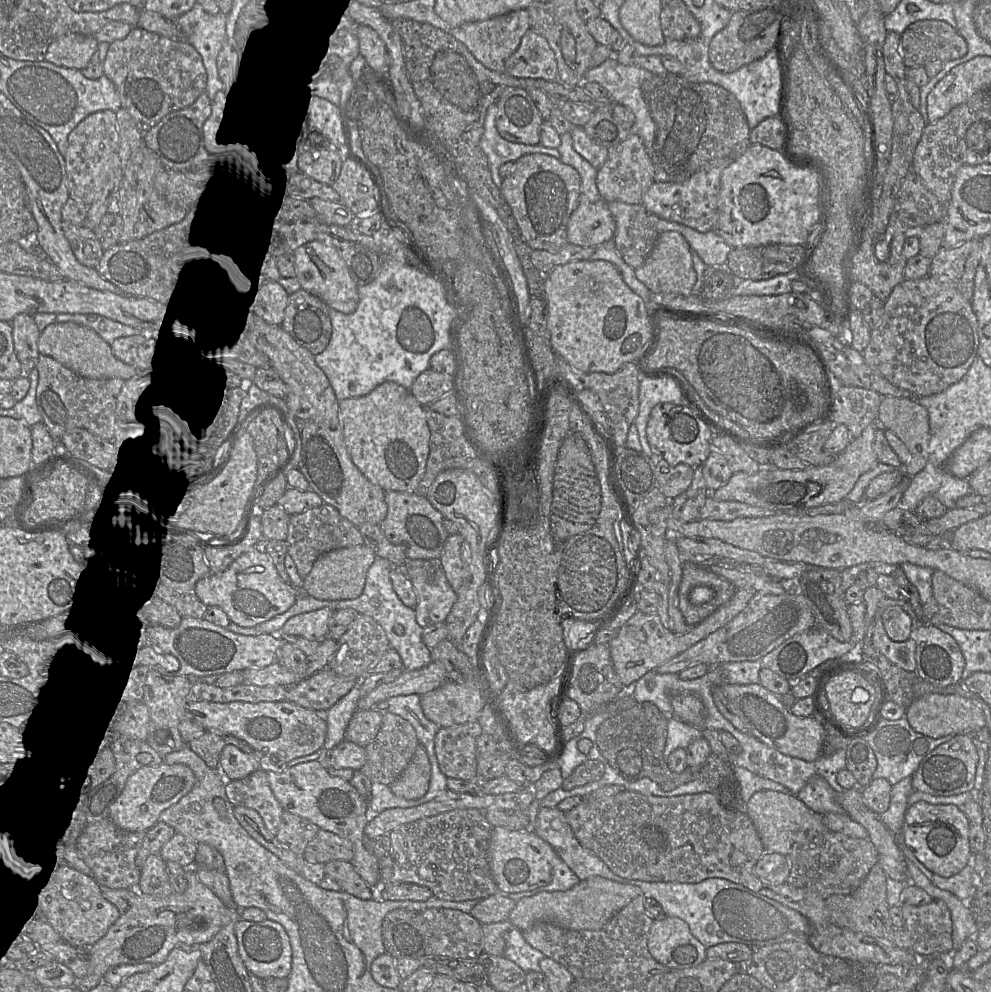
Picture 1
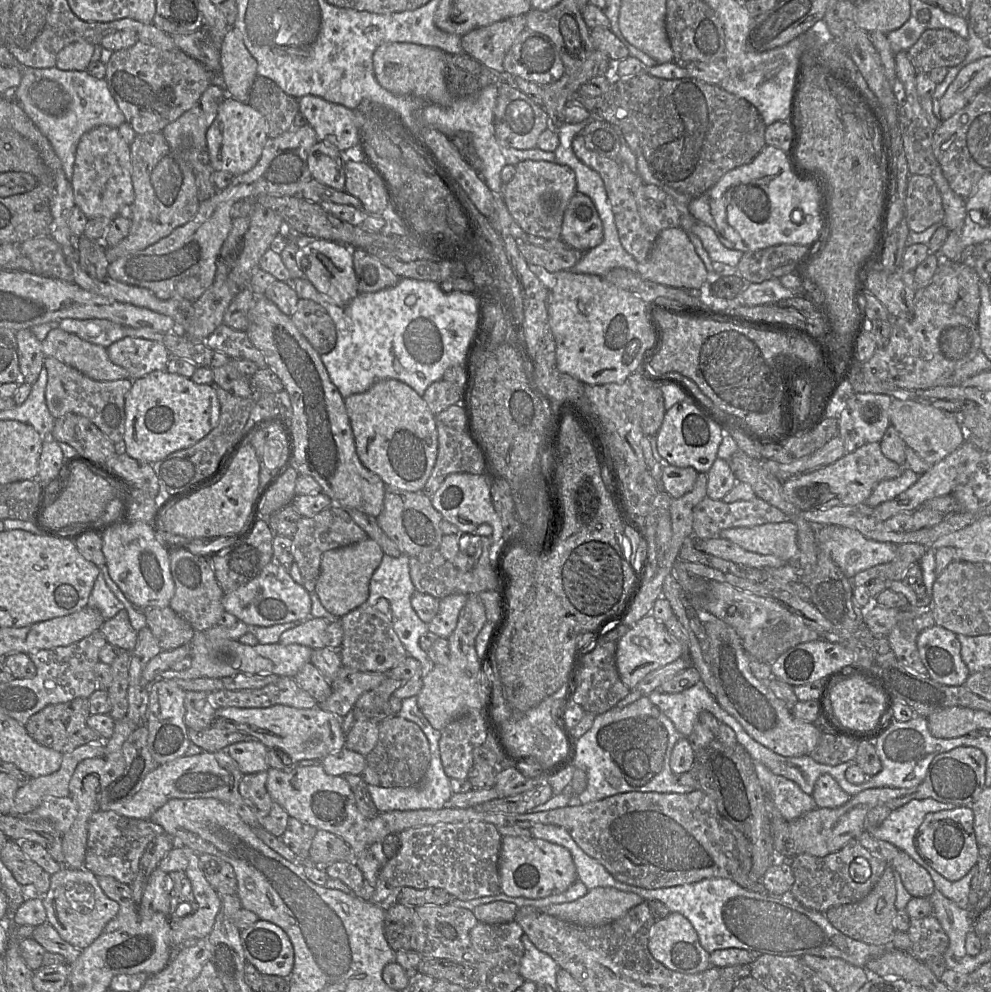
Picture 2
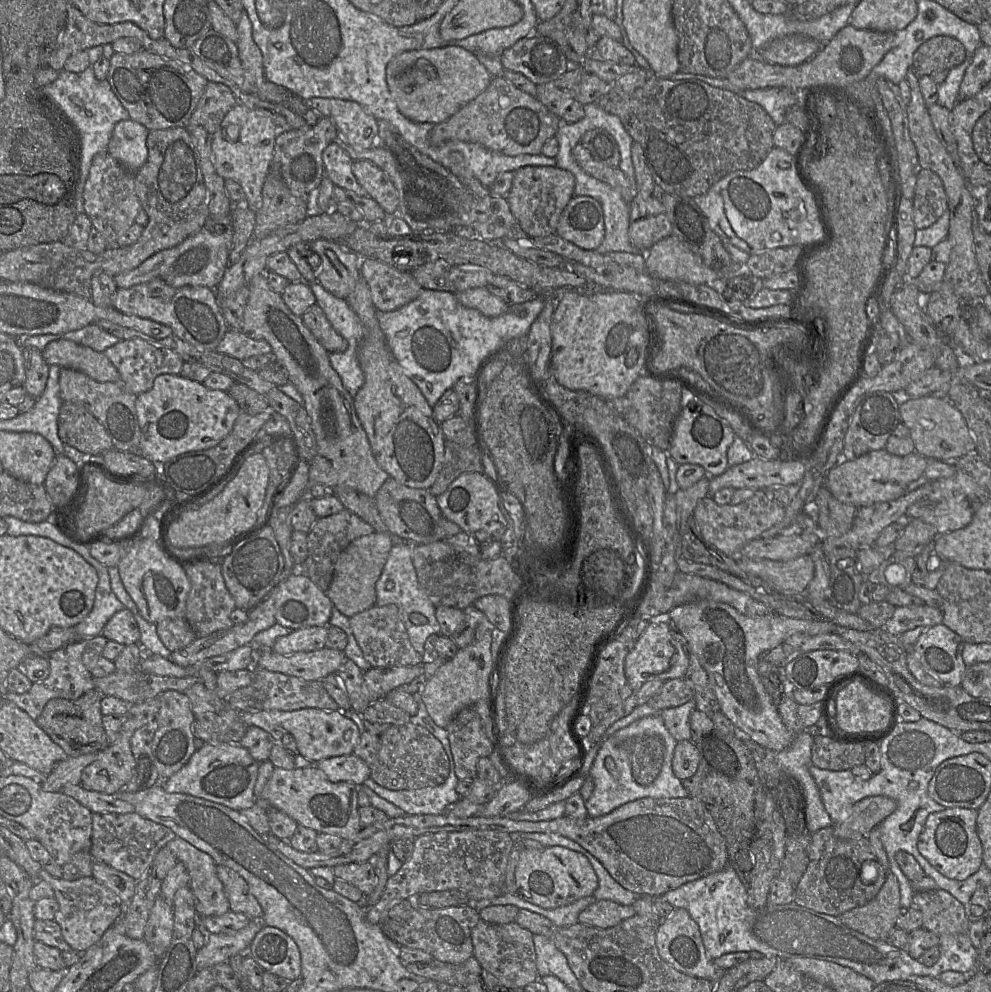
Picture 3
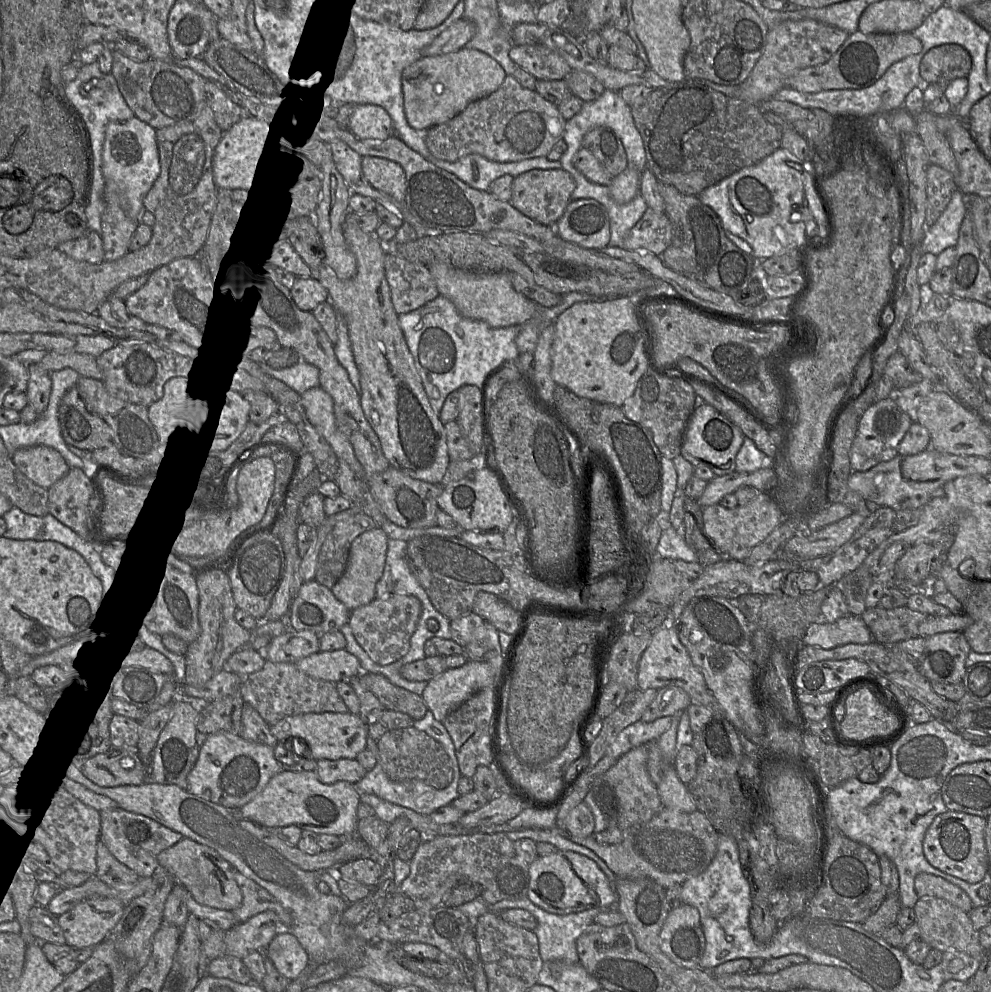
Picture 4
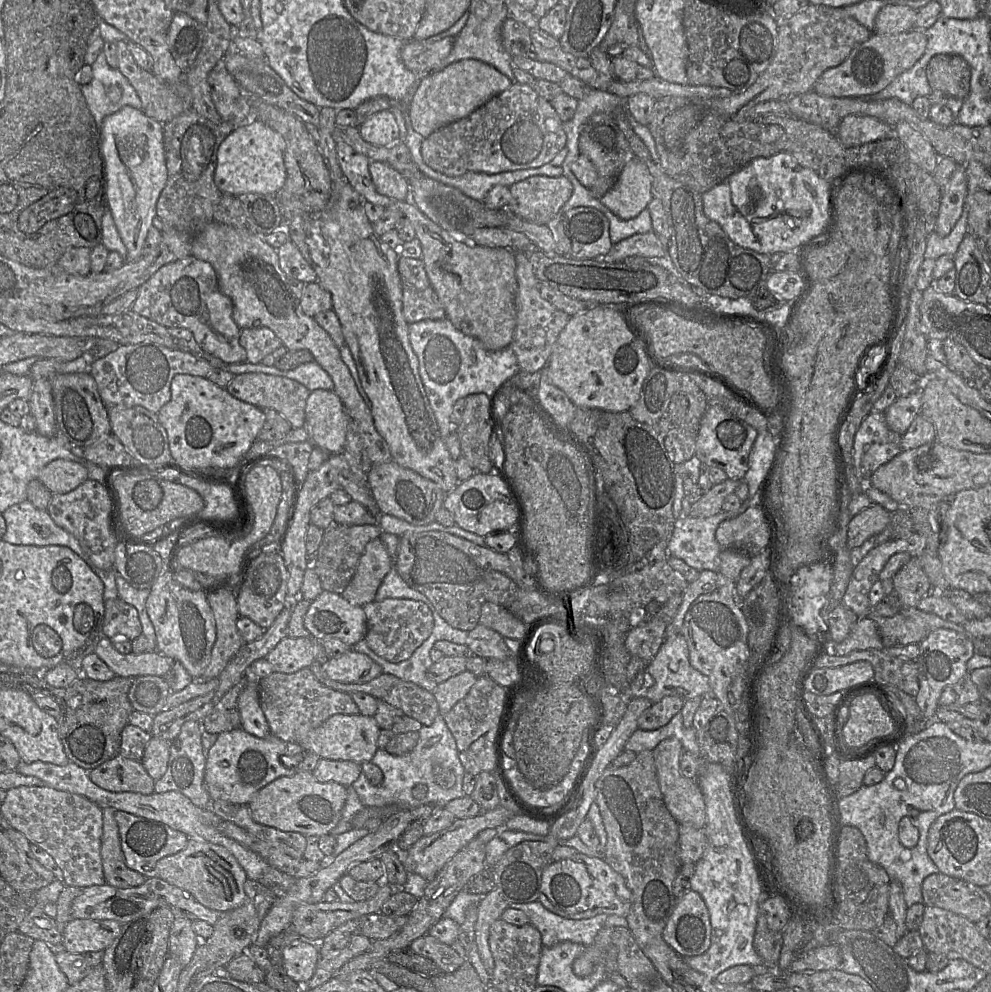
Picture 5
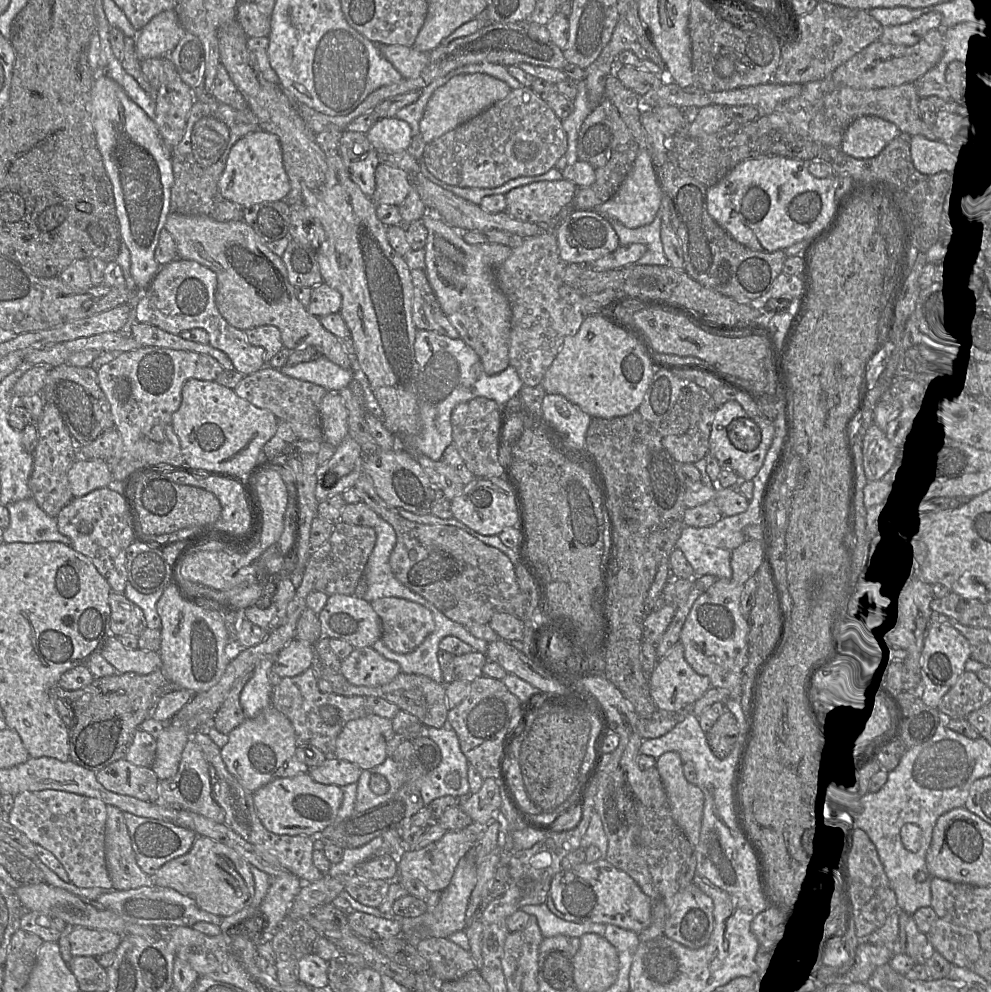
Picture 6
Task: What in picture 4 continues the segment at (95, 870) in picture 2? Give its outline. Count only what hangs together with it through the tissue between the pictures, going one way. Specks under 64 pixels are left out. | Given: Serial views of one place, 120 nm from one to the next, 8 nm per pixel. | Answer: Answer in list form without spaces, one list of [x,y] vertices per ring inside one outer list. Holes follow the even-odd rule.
[[[122,808],[103,810],[100,812],[100,838],[110,853],[123,865],[137,873],[140,878],[151,877],[159,866],[158,855],[183,838],[176,832],[155,820]]]

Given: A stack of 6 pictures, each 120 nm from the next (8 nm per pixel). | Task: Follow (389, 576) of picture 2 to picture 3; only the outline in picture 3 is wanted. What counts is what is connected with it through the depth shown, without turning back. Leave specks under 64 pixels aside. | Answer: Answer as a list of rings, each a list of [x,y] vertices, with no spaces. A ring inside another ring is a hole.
[[[396,544],[392,546],[381,575],[375,585],[375,605],[397,606],[399,617],[404,622],[410,643],[415,651],[422,656],[425,655],[424,643],[426,639],[432,634],[440,635],[440,626],[435,616],[436,607],[429,600],[418,582],[417,573],[412,562],[413,547],[414,545],[412,544]],[[412,613],[422,614],[426,617],[427,622],[425,624],[414,625],[410,620]]]

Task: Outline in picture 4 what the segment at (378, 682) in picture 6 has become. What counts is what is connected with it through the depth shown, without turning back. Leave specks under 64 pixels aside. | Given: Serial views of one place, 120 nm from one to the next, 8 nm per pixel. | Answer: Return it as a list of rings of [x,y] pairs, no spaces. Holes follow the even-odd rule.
[[[346,649],[318,651],[299,659],[294,664],[308,676],[333,683],[349,682],[362,673],[359,659]]]

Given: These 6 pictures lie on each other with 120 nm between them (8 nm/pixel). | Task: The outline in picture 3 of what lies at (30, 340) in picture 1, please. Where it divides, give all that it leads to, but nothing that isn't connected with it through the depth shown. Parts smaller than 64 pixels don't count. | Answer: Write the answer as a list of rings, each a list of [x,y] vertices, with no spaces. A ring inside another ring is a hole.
[[[23,346],[25,382],[23,388],[28,395],[38,398],[43,393],[48,375],[49,365],[43,358],[42,351],[32,346]]]

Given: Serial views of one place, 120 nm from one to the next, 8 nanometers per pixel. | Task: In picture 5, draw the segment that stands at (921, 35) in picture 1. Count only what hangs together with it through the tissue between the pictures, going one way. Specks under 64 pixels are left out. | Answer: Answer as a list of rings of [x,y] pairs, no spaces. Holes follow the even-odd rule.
[[[933,56],[926,67],[926,76],[932,90],[947,97],[964,100],[970,92],[971,70],[961,56]]]

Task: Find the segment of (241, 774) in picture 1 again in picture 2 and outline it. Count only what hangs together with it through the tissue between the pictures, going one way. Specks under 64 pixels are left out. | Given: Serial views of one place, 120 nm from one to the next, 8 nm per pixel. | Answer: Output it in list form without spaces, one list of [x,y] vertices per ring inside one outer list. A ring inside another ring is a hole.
[[[249,739],[229,745],[226,752],[236,761],[243,774],[251,774],[269,769],[266,754],[268,748],[260,741]]]

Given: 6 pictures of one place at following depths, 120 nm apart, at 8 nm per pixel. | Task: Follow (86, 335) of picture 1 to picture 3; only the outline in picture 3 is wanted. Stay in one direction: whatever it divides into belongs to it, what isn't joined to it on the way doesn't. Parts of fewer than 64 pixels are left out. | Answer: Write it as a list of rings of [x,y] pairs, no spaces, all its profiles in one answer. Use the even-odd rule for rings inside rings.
[[[59,339],[46,345],[42,351],[46,363],[71,368],[85,373],[98,382],[118,382],[120,373],[103,352],[76,342]]]

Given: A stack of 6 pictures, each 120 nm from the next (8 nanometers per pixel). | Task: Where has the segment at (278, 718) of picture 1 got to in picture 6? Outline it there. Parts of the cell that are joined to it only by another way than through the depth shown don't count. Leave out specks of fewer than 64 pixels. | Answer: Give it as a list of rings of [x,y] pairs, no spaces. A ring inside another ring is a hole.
[[[368,714],[365,717],[354,719],[346,723],[336,739],[335,751],[333,756],[328,757],[336,757],[338,759],[357,764],[362,770],[372,770],[374,767],[382,764],[388,757],[387,744],[392,739],[394,734],[395,732],[393,730],[391,719]]]

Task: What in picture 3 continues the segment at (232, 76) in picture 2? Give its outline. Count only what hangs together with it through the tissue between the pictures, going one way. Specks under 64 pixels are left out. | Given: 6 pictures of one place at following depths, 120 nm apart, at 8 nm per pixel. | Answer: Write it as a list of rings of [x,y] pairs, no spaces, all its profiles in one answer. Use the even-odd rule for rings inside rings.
[[[244,10],[236,29],[238,33],[236,45],[243,68],[255,79],[265,79],[262,53],[253,40],[252,23]]]

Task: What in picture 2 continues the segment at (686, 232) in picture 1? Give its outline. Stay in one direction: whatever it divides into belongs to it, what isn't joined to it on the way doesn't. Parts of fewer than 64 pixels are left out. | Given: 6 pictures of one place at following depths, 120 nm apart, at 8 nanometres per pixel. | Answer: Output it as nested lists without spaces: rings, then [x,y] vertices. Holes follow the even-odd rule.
[[[696,222],[691,227],[690,232],[701,240],[704,249],[708,252],[713,262],[721,262],[731,267],[737,267],[744,252],[729,249],[723,245],[711,227],[701,222]]]

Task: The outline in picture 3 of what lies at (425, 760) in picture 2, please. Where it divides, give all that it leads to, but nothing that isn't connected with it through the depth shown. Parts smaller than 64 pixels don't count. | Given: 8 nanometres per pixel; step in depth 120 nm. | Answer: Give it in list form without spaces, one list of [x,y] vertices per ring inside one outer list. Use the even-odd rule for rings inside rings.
[[[408,722],[390,726],[380,735],[380,749],[370,765],[370,778],[390,790],[411,790],[443,784],[452,769],[453,762],[441,742],[426,728]]]

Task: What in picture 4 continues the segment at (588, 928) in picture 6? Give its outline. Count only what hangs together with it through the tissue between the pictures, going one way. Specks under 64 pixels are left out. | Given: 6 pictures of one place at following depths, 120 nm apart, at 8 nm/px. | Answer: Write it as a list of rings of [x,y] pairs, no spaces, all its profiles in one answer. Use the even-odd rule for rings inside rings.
[[[530,899],[501,900],[489,906],[488,911],[500,913],[505,909],[520,908],[529,911],[537,920],[537,926],[533,930],[538,938],[539,953],[543,961],[560,960],[566,963],[578,963],[579,956],[576,942],[582,932],[592,923],[595,923],[596,916],[606,908],[591,908],[584,911],[574,912],[566,915],[557,915],[545,911],[534,904]]]

